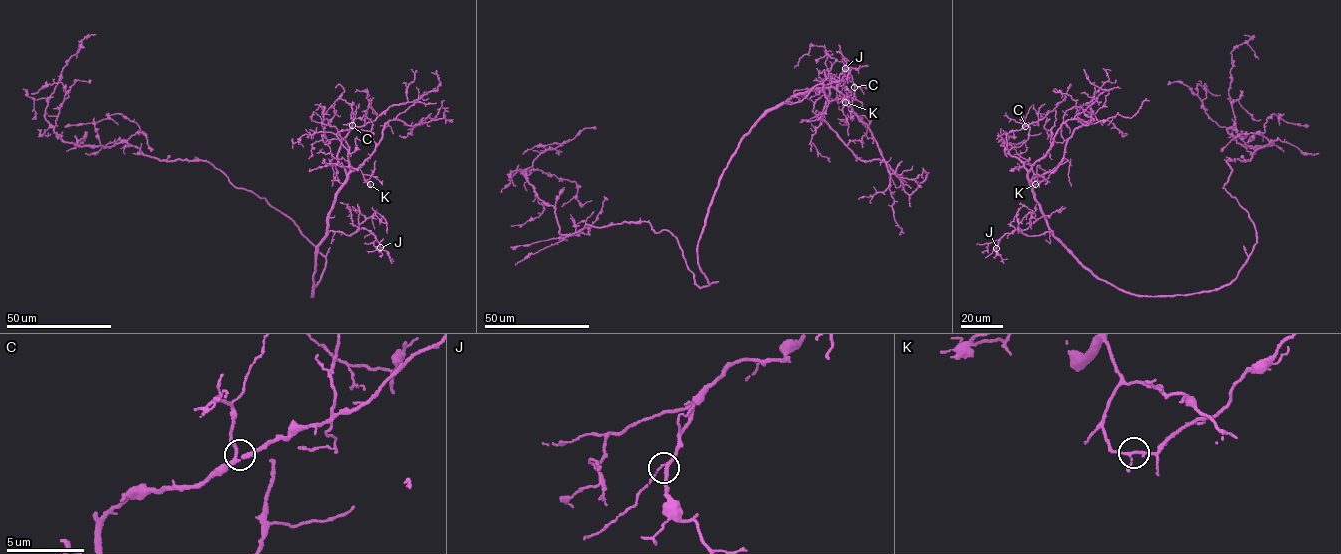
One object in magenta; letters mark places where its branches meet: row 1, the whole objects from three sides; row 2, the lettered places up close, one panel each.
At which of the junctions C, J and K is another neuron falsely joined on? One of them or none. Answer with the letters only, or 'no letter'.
no letter

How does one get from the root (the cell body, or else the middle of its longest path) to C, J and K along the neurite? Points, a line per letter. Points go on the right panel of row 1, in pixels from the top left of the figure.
C: (1241, 269), (1186, 295), (1100, 280), (1053, 235), (1009, 153), (1006, 135), (1025, 126)
J: (1241, 269), (1228, 284), (1211, 290), (1139, 296), (1100, 280), (1052, 231), (1027, 235), (1017, 228), (996, 248)
K: (1241, 269), (1228, 284), (1200, 292), (1147, 296), (1117, 289), (1053, 235), (1028, 180), (1031, 169), (1035, 184)

